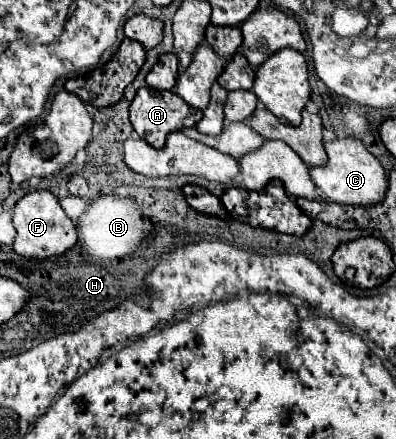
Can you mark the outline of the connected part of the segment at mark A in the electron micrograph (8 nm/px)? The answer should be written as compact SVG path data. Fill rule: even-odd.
M147 86L139 88L139 92L137 92L137 96L131 104L131 124L133 124L135 132L155 148L163 148L165 140L171 132L179 132L187 126L197 126L201 116L203 116L201 110L195 110L195 108L187 106L177 94L173 94L169 90L163 90L163 92L151 90Z

